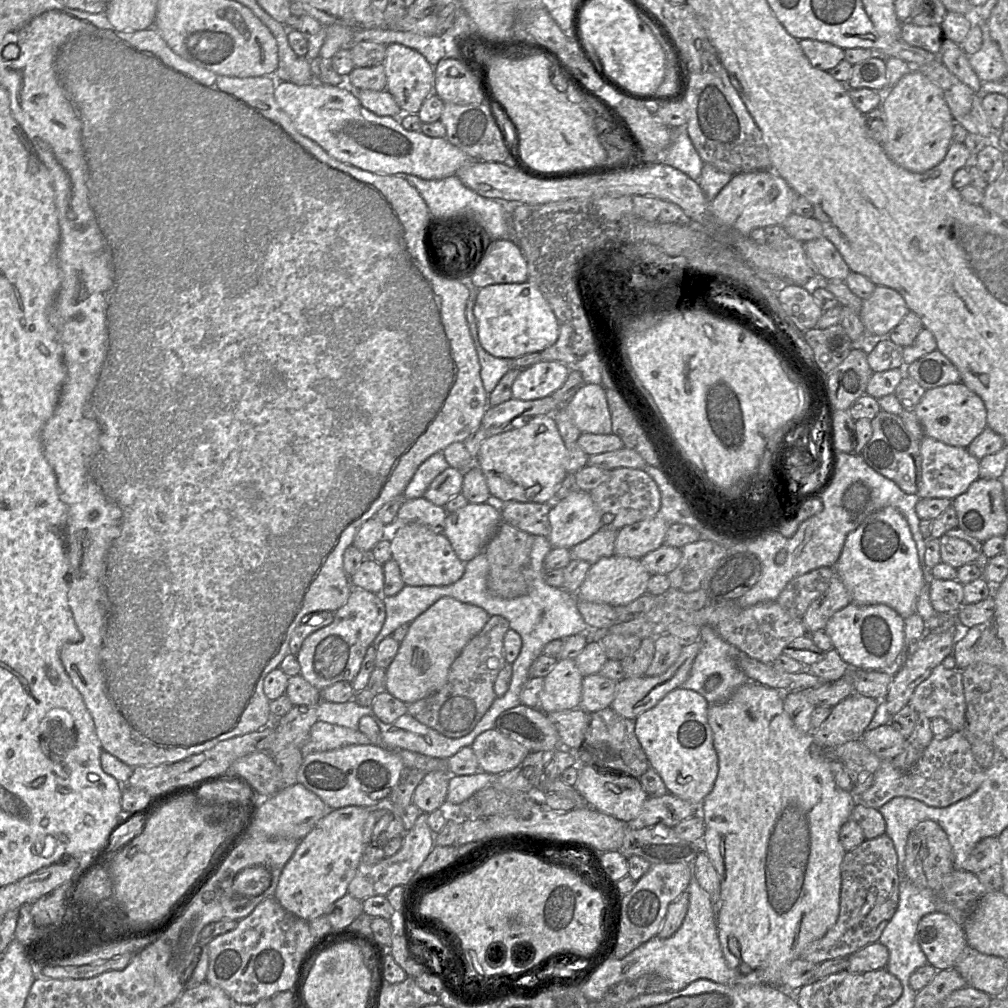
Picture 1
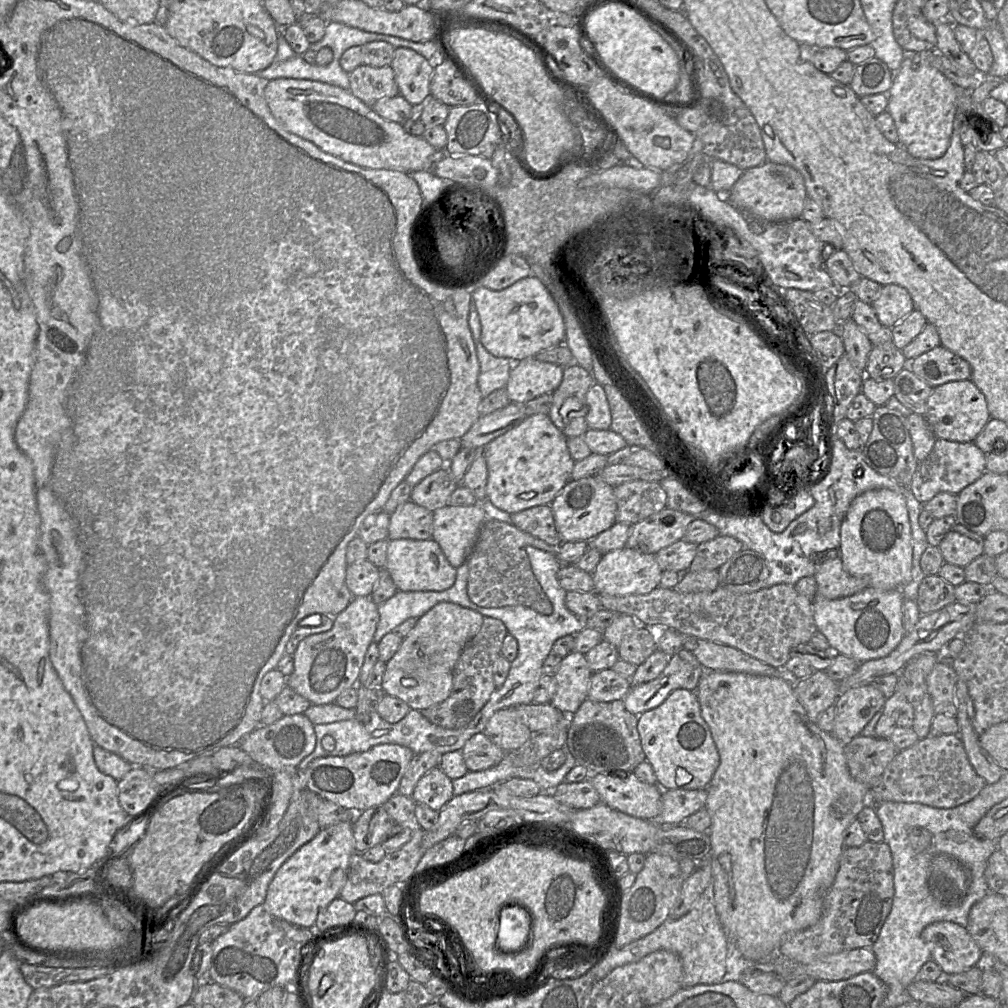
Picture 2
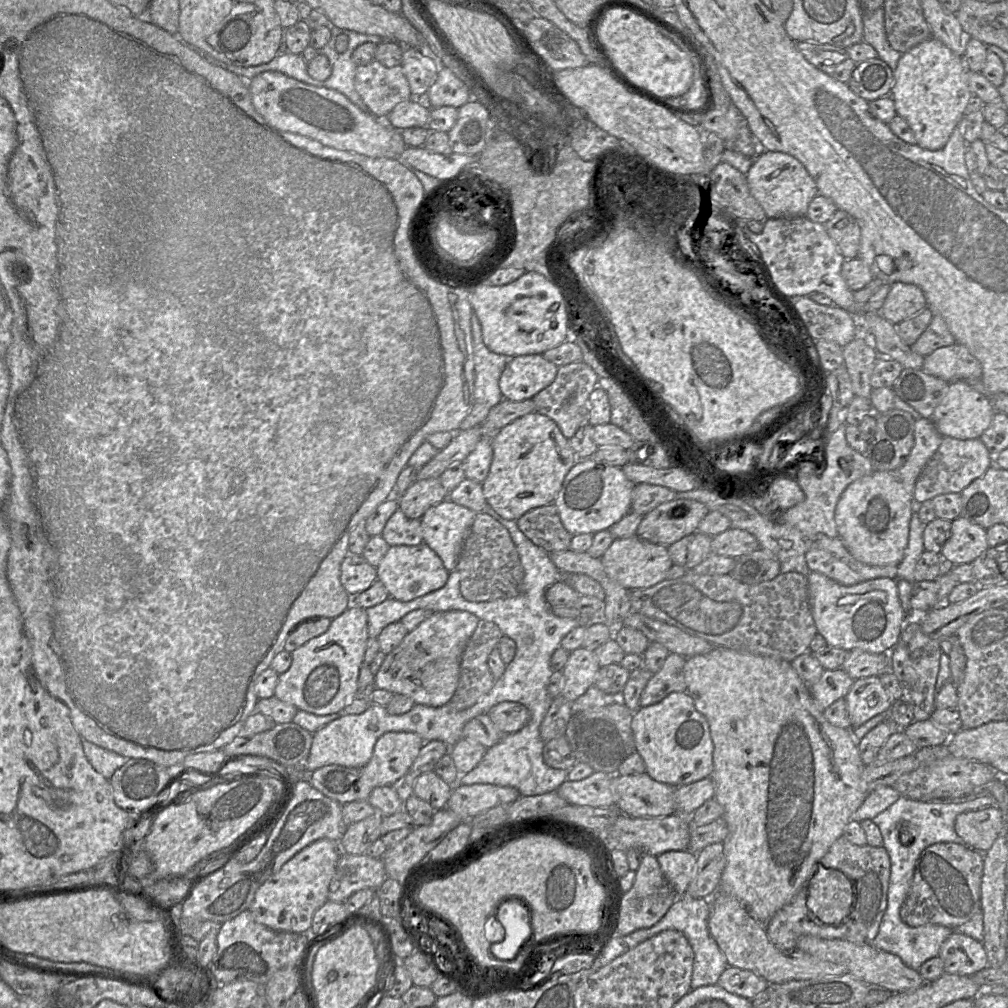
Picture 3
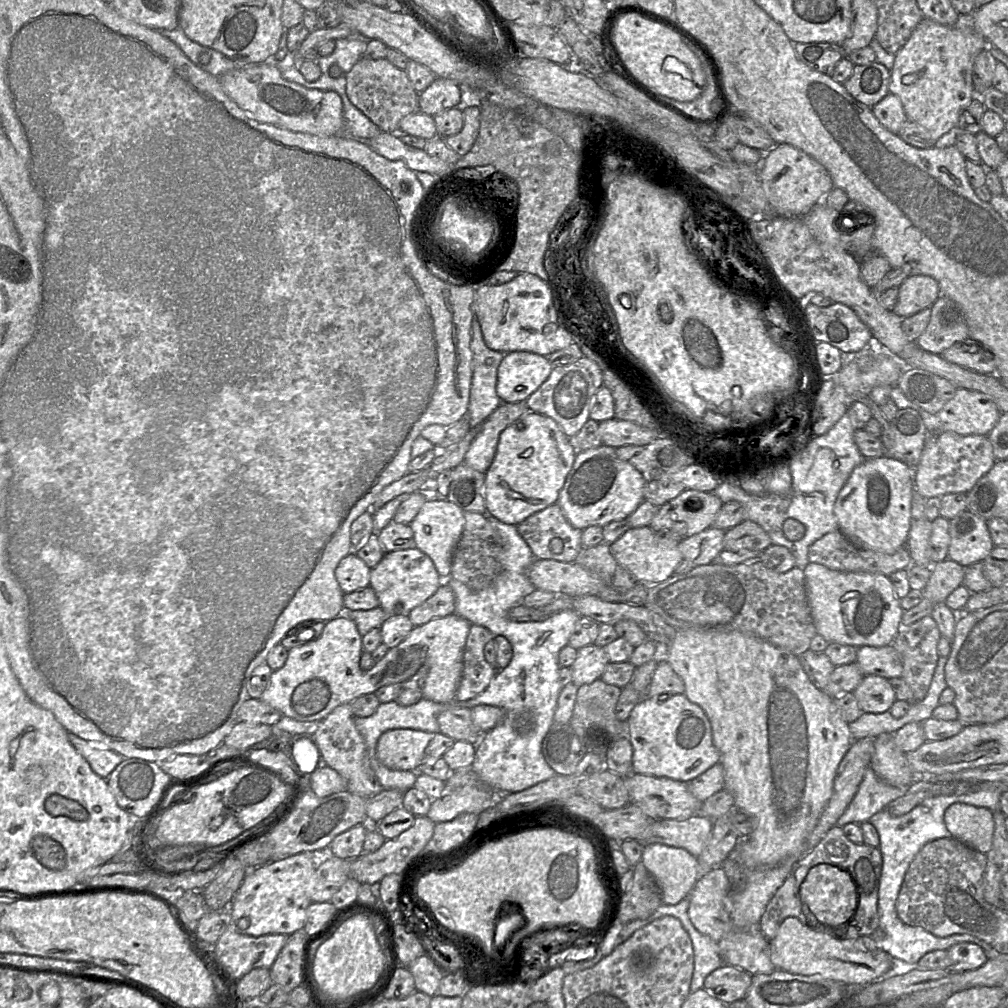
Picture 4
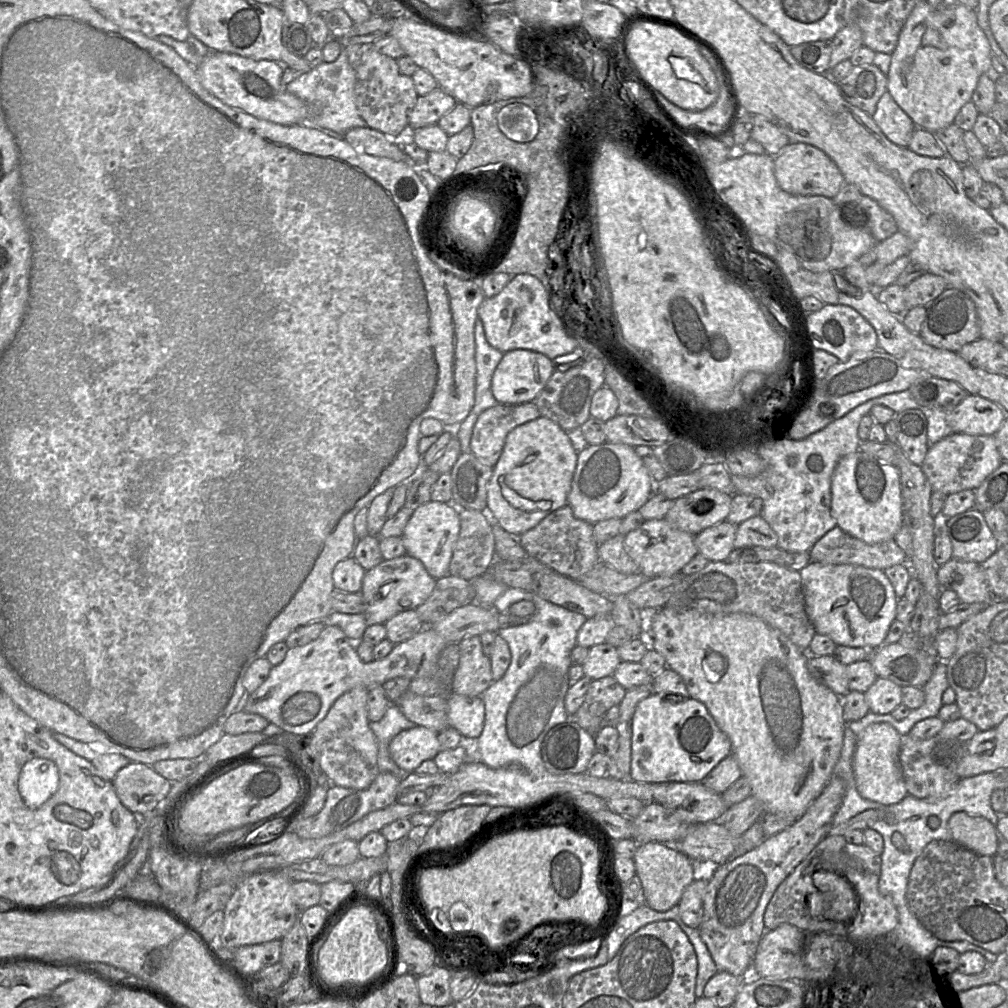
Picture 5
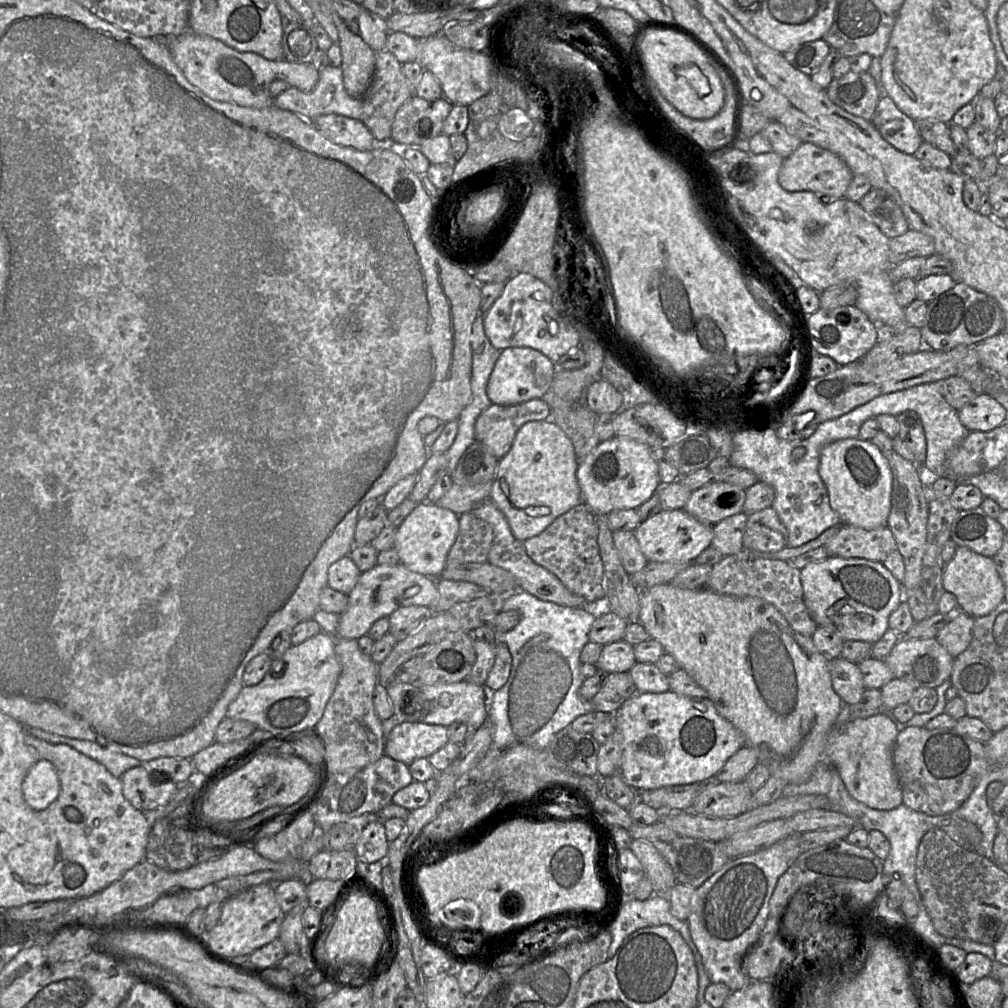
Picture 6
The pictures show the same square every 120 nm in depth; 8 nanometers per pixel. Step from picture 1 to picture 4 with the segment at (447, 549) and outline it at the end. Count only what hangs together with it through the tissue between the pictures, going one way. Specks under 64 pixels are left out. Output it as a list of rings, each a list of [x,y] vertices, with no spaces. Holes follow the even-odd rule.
[[[414,547],[385,553],[382,560],[371,569],[369,586],[378,597],[379,607],[387,614],[408,614],[432,596],[443,581],[431,558]]]

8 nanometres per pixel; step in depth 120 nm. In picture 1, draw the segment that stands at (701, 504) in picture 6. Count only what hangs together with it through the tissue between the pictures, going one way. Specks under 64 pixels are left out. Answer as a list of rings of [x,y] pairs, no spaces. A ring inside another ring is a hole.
[[[653,516],[621,528],[614,544],[614,554],[641,559],[664,544],[669,525],[664,519]]]

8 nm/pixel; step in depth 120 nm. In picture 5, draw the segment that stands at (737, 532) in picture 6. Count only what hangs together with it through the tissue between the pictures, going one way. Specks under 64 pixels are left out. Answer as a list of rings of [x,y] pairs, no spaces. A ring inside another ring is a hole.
[[[723,521],[694,537],[698,553],[710,561],[725,561],[734,549],[738,525]]]

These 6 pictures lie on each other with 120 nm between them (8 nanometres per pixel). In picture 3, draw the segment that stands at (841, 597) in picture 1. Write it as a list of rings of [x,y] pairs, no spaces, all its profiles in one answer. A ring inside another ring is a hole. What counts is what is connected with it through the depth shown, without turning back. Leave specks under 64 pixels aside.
[[[839,537],[816,540],[805,554],[808,568],[835,582],[852,586],[876,579],[898,579],[898,566],[872,566],[856,560]]]

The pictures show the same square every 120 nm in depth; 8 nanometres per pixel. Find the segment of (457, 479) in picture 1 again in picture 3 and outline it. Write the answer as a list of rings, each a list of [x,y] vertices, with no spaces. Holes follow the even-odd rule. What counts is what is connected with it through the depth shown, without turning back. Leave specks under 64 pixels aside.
[[[439,478],[415,480],[402,495],[398,495],[399,509],[410,519],[421,519],[432,506],[448,498]]]

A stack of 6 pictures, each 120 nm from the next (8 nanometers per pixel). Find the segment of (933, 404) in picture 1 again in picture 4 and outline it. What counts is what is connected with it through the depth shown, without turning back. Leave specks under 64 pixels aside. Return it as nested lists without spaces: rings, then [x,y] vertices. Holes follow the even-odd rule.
[[[958,388],[954,397],[937,413],[939,431],[987,436],[1000,415],[1001,411],[987,395]]]

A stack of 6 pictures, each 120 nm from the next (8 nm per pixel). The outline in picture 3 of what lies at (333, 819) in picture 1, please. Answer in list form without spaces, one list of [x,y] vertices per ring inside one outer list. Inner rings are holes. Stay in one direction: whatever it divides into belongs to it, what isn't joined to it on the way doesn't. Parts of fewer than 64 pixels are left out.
[[[319,839],[296,853],[283,866],[271,875],[256,890],[254,899],[249,907],[256,922],[265,925],[275,931],[293,933],[308,933],[312,924],[315,911],[328,900],[328,888],[333,878],[338,859],[343,853],[339,841],[331,839]]]

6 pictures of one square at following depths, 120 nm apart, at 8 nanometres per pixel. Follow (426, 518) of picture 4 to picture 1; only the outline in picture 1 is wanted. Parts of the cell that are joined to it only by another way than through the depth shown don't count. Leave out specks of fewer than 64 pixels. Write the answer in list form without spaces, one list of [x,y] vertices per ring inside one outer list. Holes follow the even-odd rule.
[[[469,503],[448,513],[443,534],[458,558],[467,563],[484,551],[502,522],[501,509],[488,503]]]

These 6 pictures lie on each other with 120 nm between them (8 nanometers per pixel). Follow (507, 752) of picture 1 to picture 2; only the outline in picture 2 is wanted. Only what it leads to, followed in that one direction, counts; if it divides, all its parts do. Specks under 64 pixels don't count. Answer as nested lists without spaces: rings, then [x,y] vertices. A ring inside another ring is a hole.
[[[483,732],[473,735],[461,750],[468,771],[491,768],[499,764],[507,753]]]

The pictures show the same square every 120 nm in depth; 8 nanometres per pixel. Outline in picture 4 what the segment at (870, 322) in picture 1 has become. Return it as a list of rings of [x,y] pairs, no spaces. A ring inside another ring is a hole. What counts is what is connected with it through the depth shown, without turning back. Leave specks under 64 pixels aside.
[[[925,275],[908,276],[898,290],[898,300],[892,311],[901,318],[930,308],[940,297],[937,281]]]

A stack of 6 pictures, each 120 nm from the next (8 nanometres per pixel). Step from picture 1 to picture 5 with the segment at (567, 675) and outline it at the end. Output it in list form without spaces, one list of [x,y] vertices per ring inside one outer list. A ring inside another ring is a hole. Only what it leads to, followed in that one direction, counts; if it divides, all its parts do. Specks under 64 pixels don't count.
[[[606,642],[590,647],[582,664],[585,676],[592,680],[611,676],[621,662],[617,648]]]

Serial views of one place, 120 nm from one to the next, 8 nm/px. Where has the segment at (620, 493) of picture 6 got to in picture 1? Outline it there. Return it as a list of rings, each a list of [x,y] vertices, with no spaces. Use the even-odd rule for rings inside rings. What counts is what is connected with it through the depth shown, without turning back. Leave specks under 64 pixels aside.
[[[577,490],[562,500],[554,500],[549,511],[551,531],[548,540],[553,548],[568,548],[585,541],[602,527],[600,512],[590,492]]]

